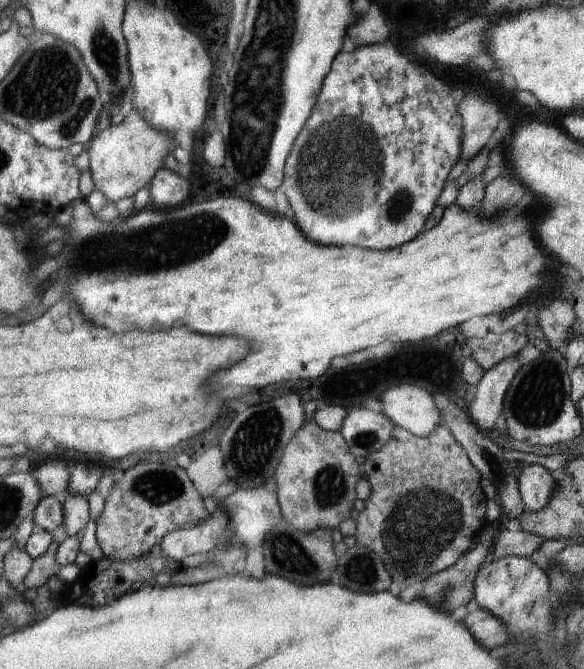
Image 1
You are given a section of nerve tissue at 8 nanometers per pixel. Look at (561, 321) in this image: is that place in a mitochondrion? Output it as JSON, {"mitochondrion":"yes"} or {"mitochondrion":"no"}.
{"mitochondrion":"no"}

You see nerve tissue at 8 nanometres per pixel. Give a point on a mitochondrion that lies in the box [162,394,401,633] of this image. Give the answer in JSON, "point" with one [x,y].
{"point":[256,447]}

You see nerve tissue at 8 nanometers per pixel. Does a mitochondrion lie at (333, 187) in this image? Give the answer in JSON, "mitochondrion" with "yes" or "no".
{"mitochondrion":"yes"}

